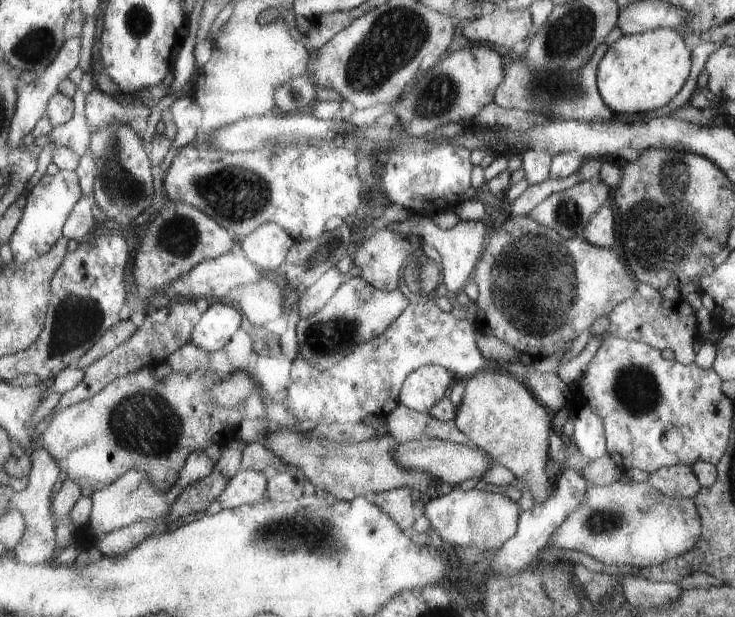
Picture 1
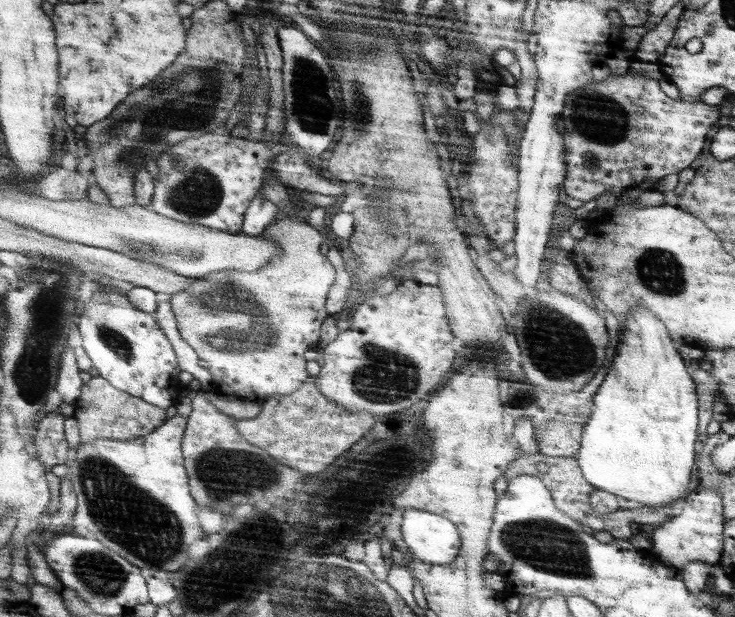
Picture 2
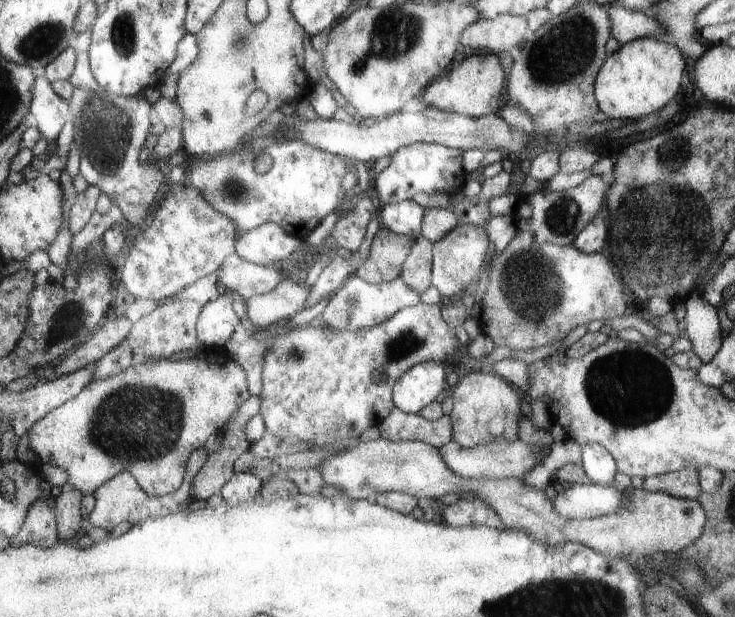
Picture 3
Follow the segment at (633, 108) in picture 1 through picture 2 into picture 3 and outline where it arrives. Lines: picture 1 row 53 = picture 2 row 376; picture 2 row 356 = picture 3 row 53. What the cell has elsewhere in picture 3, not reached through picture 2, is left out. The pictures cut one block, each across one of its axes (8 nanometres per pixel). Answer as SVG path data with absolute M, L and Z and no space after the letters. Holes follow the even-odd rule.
M635 38L617 48L605 60L601 74L597 74L597 90L593 90L593 98L597 100L597 108L607 118L637 120L659 112L663 106L667 106L667 102L675 98L683 68L685 58L677 46L657 38Z

